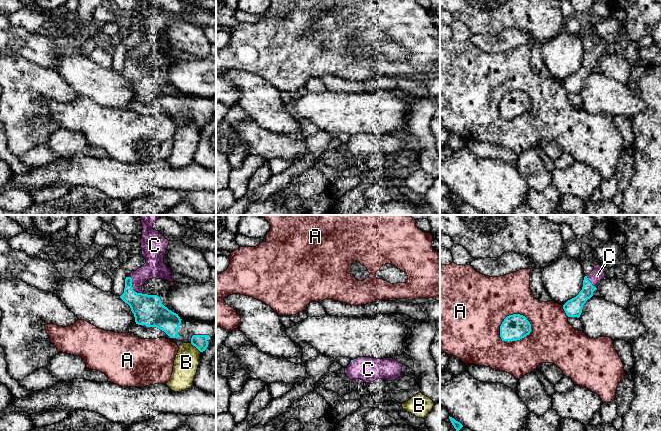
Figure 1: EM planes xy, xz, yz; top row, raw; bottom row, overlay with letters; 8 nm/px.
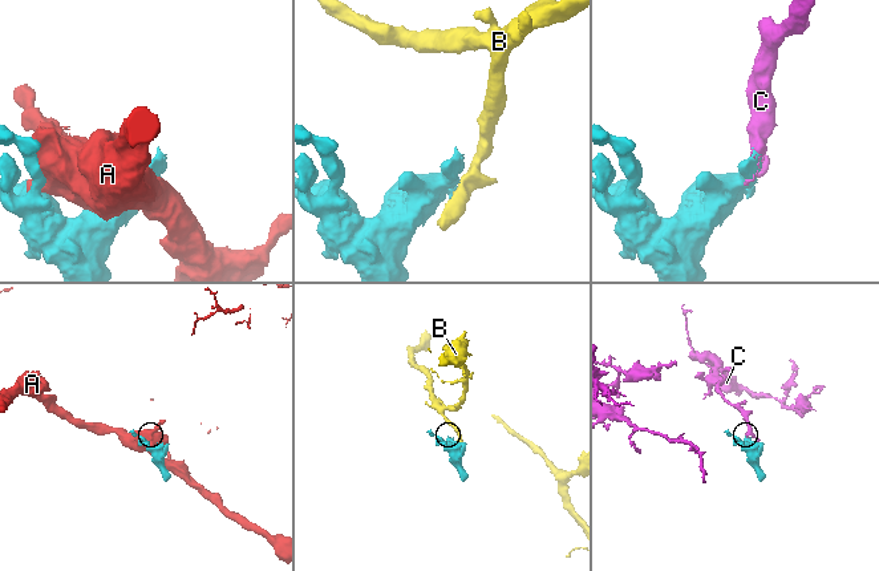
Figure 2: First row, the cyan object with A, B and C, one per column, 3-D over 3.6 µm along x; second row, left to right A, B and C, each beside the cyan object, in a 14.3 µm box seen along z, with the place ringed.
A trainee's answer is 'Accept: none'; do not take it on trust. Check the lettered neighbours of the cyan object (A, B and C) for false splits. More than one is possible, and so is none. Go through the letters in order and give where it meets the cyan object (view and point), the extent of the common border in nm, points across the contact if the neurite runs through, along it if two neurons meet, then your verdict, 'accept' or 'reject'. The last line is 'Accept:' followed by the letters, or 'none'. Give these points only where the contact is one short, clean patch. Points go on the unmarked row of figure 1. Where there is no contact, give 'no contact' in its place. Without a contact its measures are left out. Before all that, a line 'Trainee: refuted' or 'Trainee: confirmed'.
Trainee: refuted
A: yz (504, 96) | 280 nm | reject
B: xy (195, 122) | 120 nm | along xy (190, 119), (200, 128) | reject
C: xy (132, 64) | 190 nm | accept
Accept: C

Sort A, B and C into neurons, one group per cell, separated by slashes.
A / B / C

